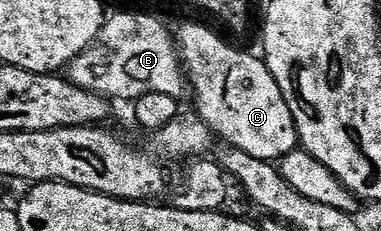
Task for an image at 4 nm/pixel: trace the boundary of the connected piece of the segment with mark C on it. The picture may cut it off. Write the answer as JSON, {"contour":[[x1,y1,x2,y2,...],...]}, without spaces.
{"contour":[[196,22,186,23,180,31,177,29,174,41,191,97,196,97,195,113,221,143,242,148,242,152,250,152,250,156,273,164,297,149,294,116,263,57,256,55,255,58,244,50,235,50,214,31]]}

